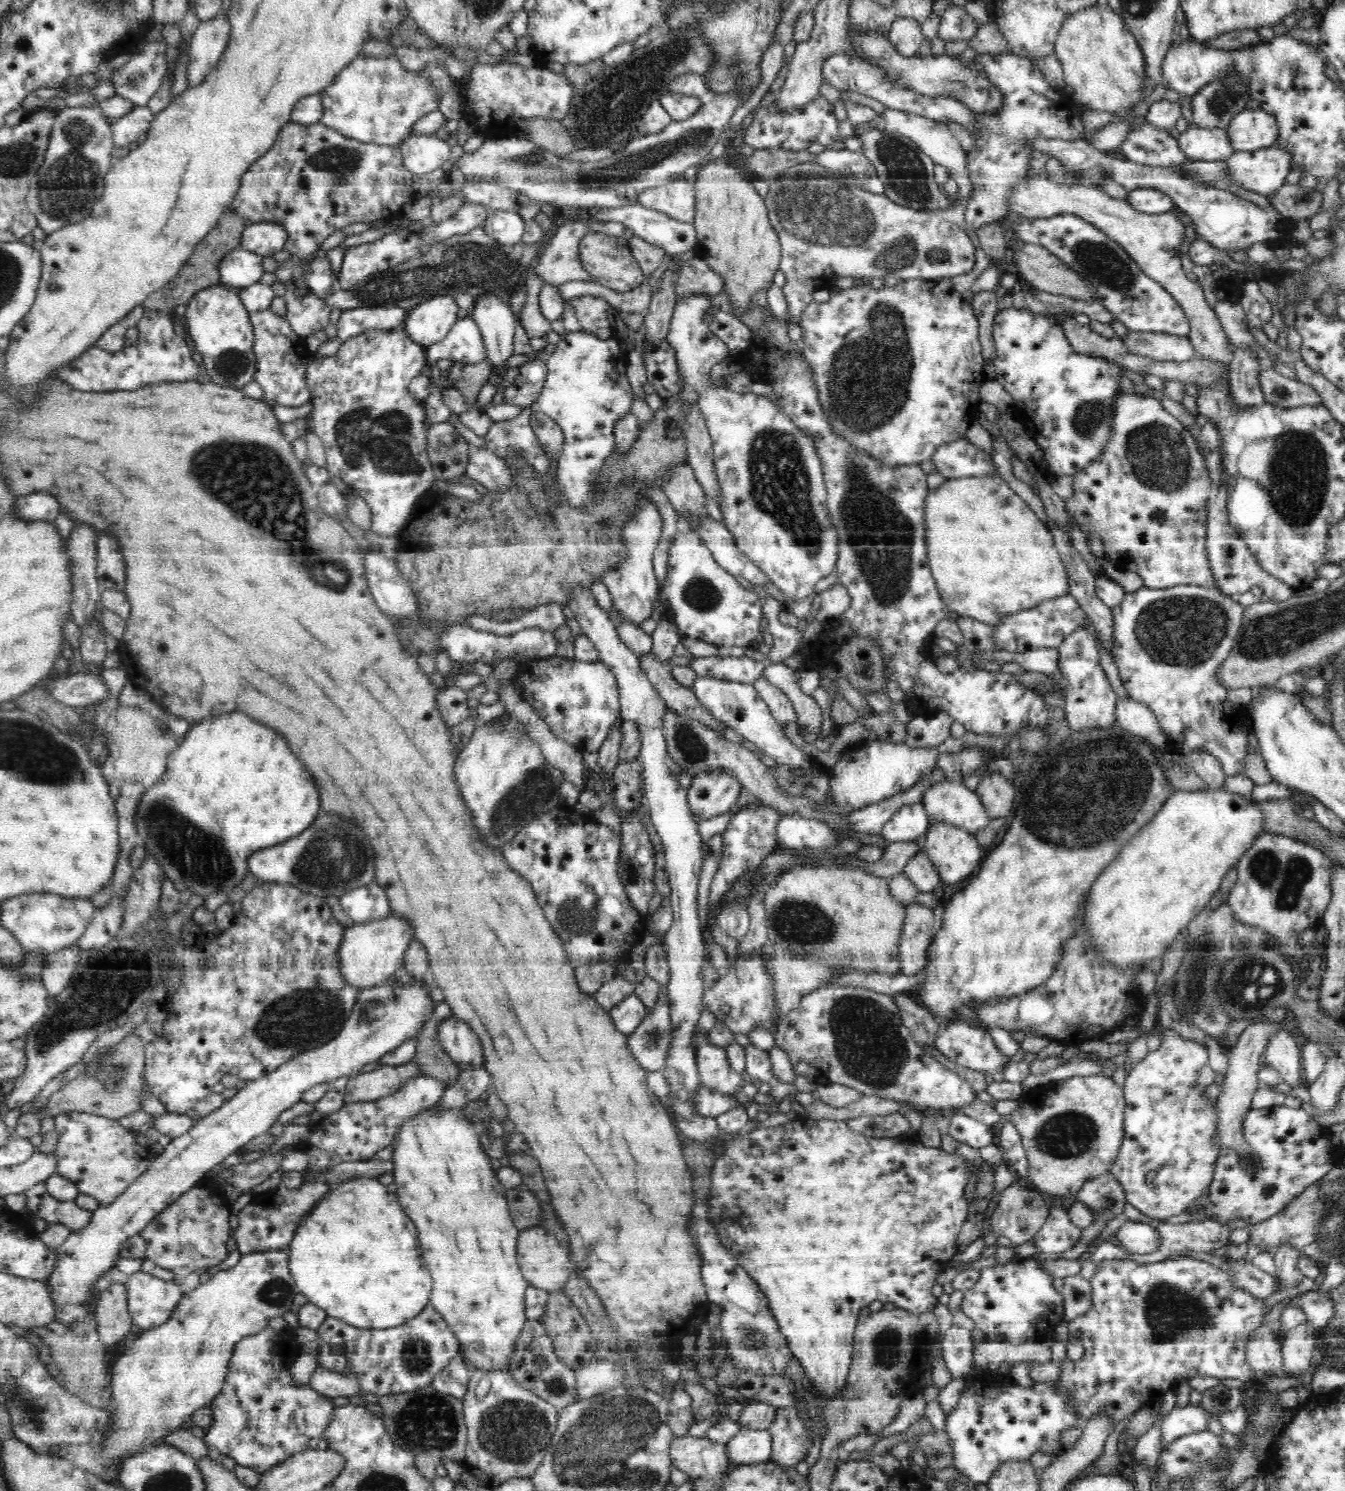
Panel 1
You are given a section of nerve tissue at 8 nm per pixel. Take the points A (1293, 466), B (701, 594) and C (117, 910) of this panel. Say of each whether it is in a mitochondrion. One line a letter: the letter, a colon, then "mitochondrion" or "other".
A: mitochondrion
B: mitochondrion
C: other

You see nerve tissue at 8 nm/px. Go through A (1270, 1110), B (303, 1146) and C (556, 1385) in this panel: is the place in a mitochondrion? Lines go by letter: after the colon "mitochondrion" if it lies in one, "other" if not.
A: other
B: other
C: mitochondrion

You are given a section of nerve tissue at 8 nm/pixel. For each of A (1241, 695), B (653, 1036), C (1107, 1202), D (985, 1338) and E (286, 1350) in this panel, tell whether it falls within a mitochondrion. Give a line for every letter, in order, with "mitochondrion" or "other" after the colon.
A: other
B: mitochondrion
C: mitochondrion
D: other
E: other

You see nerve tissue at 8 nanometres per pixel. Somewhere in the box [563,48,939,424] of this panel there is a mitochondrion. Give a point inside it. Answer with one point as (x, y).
(903, 164)

